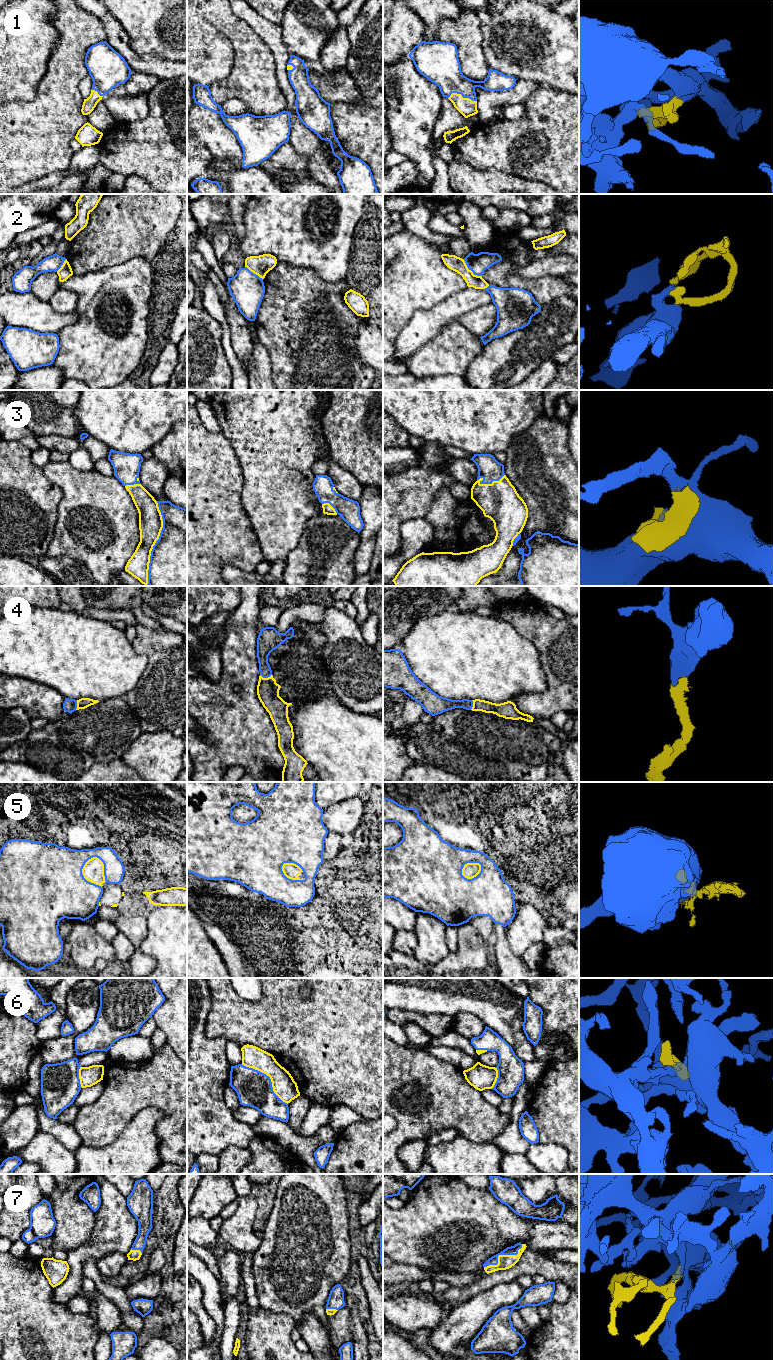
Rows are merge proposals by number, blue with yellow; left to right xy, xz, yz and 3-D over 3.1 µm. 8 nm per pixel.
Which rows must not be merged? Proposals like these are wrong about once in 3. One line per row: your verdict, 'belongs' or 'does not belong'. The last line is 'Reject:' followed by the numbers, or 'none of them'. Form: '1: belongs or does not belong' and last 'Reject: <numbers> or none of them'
1: belongs
2: belongs
3: belongs
4: belongs
5: does not belong
6: belongs
7: belongs
Reject: 5

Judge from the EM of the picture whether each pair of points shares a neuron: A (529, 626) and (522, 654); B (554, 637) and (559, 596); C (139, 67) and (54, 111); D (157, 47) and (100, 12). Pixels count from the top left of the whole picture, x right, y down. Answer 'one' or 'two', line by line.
A: two
B: two
C: two
D: two

